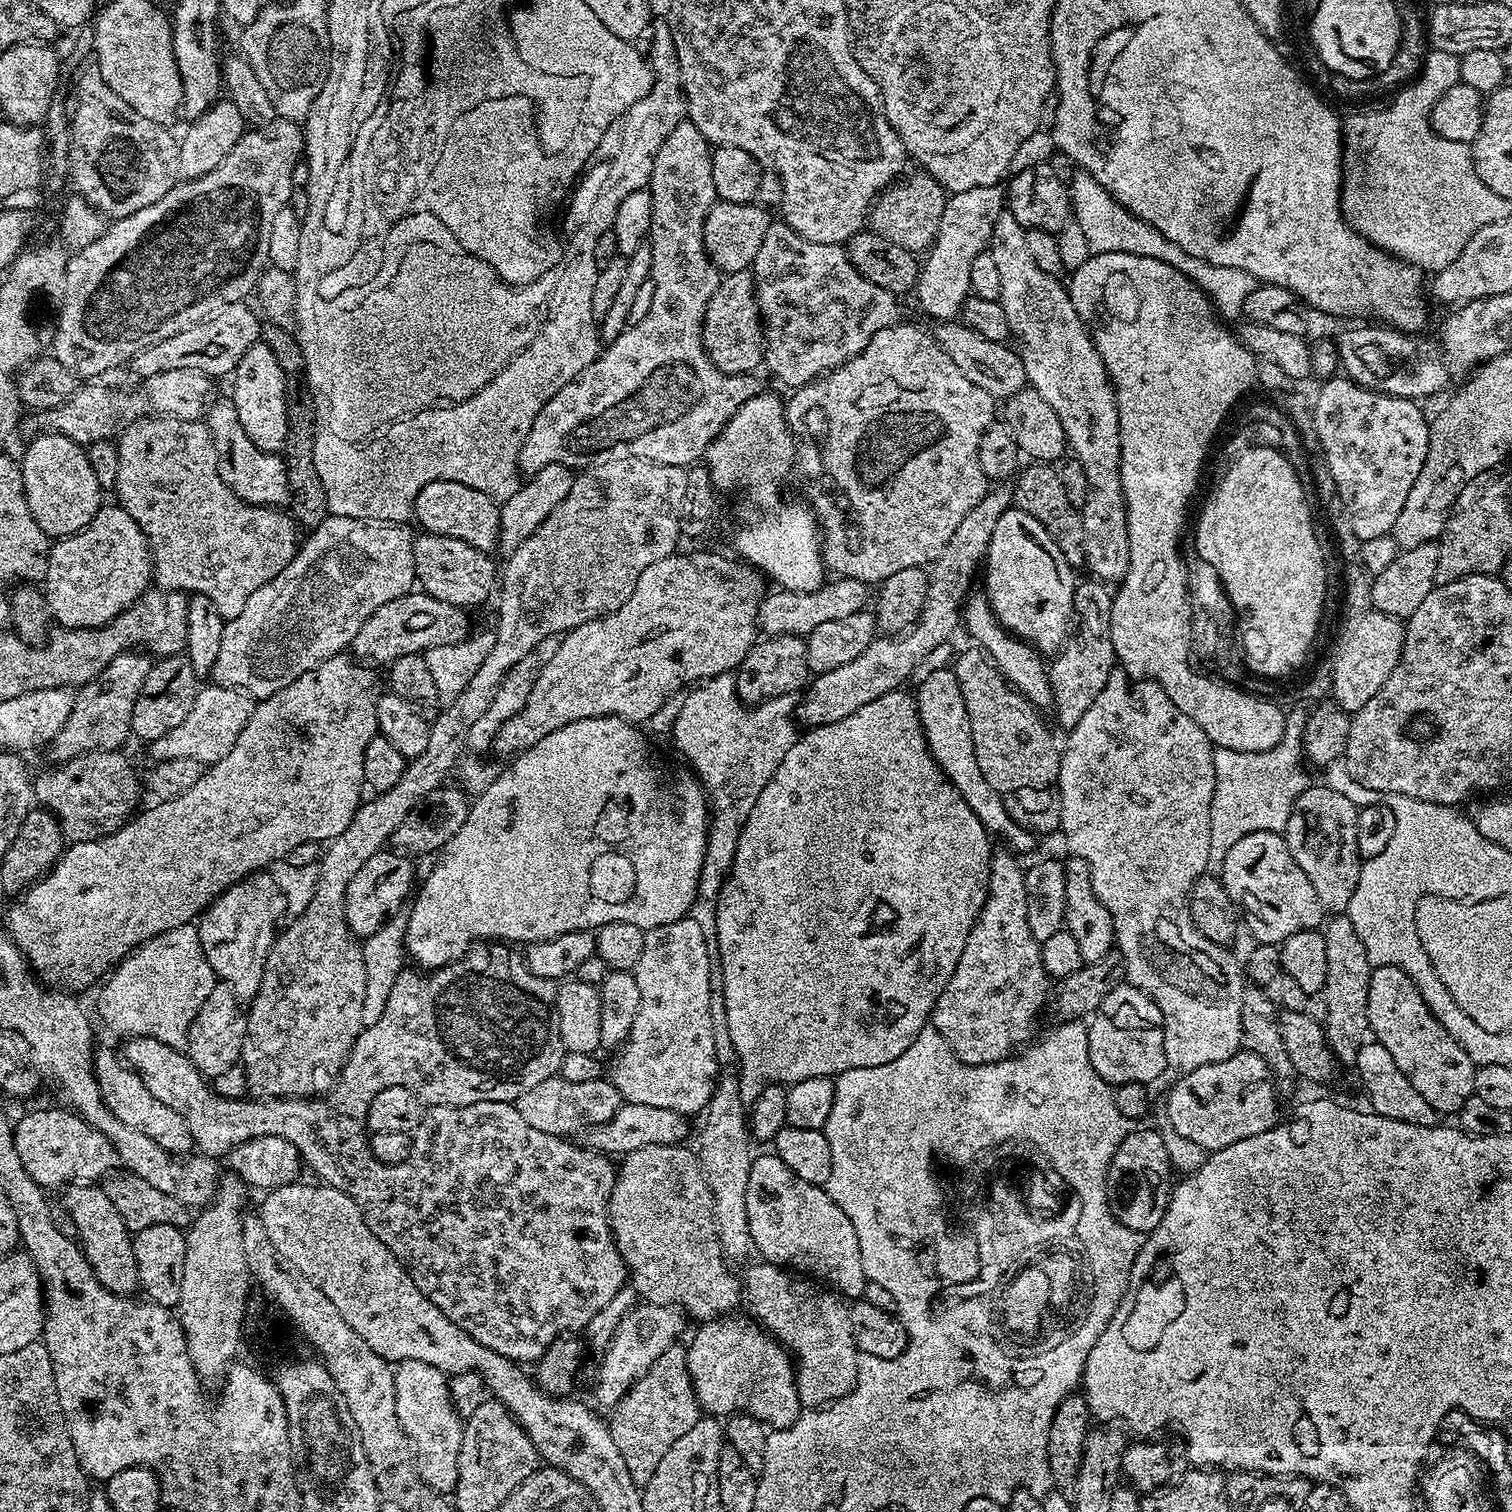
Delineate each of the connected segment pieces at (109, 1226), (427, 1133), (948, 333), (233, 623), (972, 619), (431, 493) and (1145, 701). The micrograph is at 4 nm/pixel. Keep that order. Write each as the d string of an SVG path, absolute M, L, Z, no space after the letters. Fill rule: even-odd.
M92 1182L69 1184L63 1189L62 1195L64 1209L68 1211L70 1218L74 1218L75 1239L84 1251L84 1257L90 1264L90 1270L96 1275L96 1281L114 1294L132 1296L140 1288L138 1262L134 1258L132 1245L133 1233L122 1222L114 1202L110 1202L103 1187Z
M480 942L469 948L467 953L454 963L447 964L445 968L429 971L427 974L415 967L405 966L398 974L398 979L394 981L393 988L390 989L390 999L386 1001L386 1010L382 1018L378 1018L374 1026L364 1027L358 1034L348 1055L348 1061L340 1071L340 1078L327 1097L329 1100L325 1108L323 1104L325 1101L320 1098L227 1100L226 1097L219 1096L218 1093L208 1089L209 1081L201 1076L200 1071L183 1051L167 1048L165 1044L160 1044L148 1036L131 1037L125 1043L128 1045L125 1046L124 1052L122 1051L122 1056L128 1067L136 1071L138 1078L142 1078L146 1090L150 1090L154 1098L158 1098L158 1102L170 1106L174 1114L182 1114L182 1122L190 1126L194 1148L199 1155L224 1158L242 1142L256 1140L260 1136L281 1136L294 1142L303 1163L307 1167L308 1164L312 1167L313 1174L317 1176L315 1179L319 1183L328 1185L329 1188L342 1190L342 1194L350 1197L354 1206L362 1210L362 1218L366 1226L370 1226L374 1238L378 1238L392 1251L394 1258L398 1258L400 1265L407 1270L408 1277L414 1282L414 1286L418 1286L418 1290L422 1290L426 1299L434 1302L434 1306L438 1306L438 1310L442 1310L442 1314L446 1314L446 1318L450 1318L454 1326L466 1330L466 1334L470 1334L474 1342L482 1342L482 1346L502 1354L507 1360L535 1362L540 1360L549 1346L561 1339L565 1333L575 1333L572 1332L575 1328L583 1329L592 1321L594 1314L598 1314L598 1310L602 1310L602 1306L606 1306L606 1302L610 1302L610 1298L614 1298L614 1294L618 1294L618 1290L625 1287L626 1269L620 1251L616 1249L612 1228L608 1224L608 1203L610 1194L614 1190L617 1165L607 1155L589 1150L584 1146L575 1148L565 1137L545 1134L542 1130L528 1125L526 1118L522 1117L515 1103L512 1103L538 1082L546 1082L546 1078L557 1075L564 1061L566 1049L560 1037L560 1027L556 1017L557 981L547 980L534 974L528 969L525 957L515 956L511 951L515 952L504 942ZM390 1086L406 1086L406 1090L410 1090L415 1096L421 1098L436 1096L440 1104L468 1104L454 1109L429 1107L411 1135L410 1158L398 1166L386 1166L378 1162L368 1145L370 1102L374 1102L374 1098L381 1090L390 1090ZM538 1174L544 1178L548 1176L548 1180L530 1180L530 1176L538 1176Z
M955 319L937 323L935 327L934 335L941 350L952 359L954 366L958 366L958 370L962 370L962 374L966 374L966 378L970 378L970 382L974 382L974 386L982 386L982 390L986 390L993 400L1009 400L1028 384L1028 375L1015 347L1007 343L990 342L990 338L982 338L982 334L970 330Z
M330 514L318 527L311 529L305 540L303 537L296 549L296 557L289 562L286 570L282 570L278 578L266 582L266 586L254 590L254 594L246 598L242 614L225 623L218 662L214 662L212 667L211 683L233 688L259 702L290 686L323 660L341 655L378 606L386 606L386 602L402 598L413 591L417 583L412 545L414 532L404 527L408 526L400 522L373 522Z
M969 595L962 609L963 627L965 629L968 627L969 634L977 640L973 641L983 649L988 659L996 665L997 672L1008 681L1011 687L1024 696L1033 708L1037 710L1051 709L1052 687L1048 681L1048 668L1046 667L1045 657L1037 652L1031 644L1025 644L1017 636L1005 632L1003 626L996 621L996 616L992 613L992 607L987 595L976 595Z
M430 482L422 486L418 498L412 504L414 520L421 524L425 533L433 532L446 538L458 538L466 546L489 554L497 551L500 542L500 504L490 499L474 486L462 486L462 482Z
M1114 670L1106 678L1106 686L1102 686L1102 694L1094 698L1090 710L1082 714L1078 726L1074 726L1068 733L1068 741L1063 741L1060 753L1060 769L1058 770L1057 786L1060 788L1060 826L1064 832L1064 844L1071 855L1082 858L1090 870L1090 882L1094 886L1094 894L1098 894L1098 902L1110 910L1110 918L1114 922L1116 935L1115 947L1124 959L1124 980L1143 990L1149 998L1162 1010L1164 1019L1164 1045L1168 1068L1183 1074L1190 1070L1198 1070L1198 1066L1210 1066L1214 1062L1226 1062L1236 1052L1241 1051L1244 1039L1242 1038L1242 998L1246 987L1245 969L1231 947L1210 942L1196 927L1188 913L1187 895L1192 889L1192 883L1208 872L1210 858L1210 806L1214 798L1214 762L1212 753L1214 745L1210 738L1194 722L1194 718L1186 718L1174 702L1152 680L1138 680L1133 683L1123 670Z

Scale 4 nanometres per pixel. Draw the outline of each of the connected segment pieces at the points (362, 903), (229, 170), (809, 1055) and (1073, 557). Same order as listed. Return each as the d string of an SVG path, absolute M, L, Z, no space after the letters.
M381 850L378 854L374 854L374 858L370 858L370 862L366 862L366 866L362 866L362 870L358 870L358 874L354 874L354 878L350 878L350 886L346 886L344 895L344 909L346 910L348 929L352 931L353 936L357 938L372 936L384 923L405 907L404 899L408 895L411 897L414 892L411 863L413 864L413 861L399 851Z
M277 118L273 121L269 130L248 130L244 137L222 158L210 174L202 174L196 180L184 180L177 182L162 199L138 210L129 216L123 216L120 220L112 220L107 225L103 235L86 247L73 251L68 258L66 266L66 290L64 297L58 301L60 317L56 320L56 333L50 340L51 355L56 357L66 370L76 373L80 378L100 378L103 372L116 368L119 364L127 365L142 350L162 342L166 338L174 338L174 334L182 334L182 330L190 330L190 326L198 326L204 320L209 320L216 312L220 312L226 306L247 301L255 293L261 272L268 264L268 251L270 250L270 225L278 210L289 207L288 199L291 190L291 175L297 163L304 155L304 134L298 130L297 121L283 121Z
M897 690L890 694L882 694L882 698L874 698L874 702L866 702L850 718L842 718L842 722L830 722L826 726L809 728L803 734L797 735L794 746L786 750L786 758L778 762L778 770L762 786L762 794L758 794L758 802L754 802L754 810L750 810L750 818L746 818L746 826L742 826L742 838L738 838L738 850L734 854L732 869L728 871L728 879L724 881L718 906L716 907L716 917L718 918L718 954L722 962L722 974L719 983L724 984L724 1020L728 1023L728 1040L732 1043L732 1048L736 1051L738 1060L738 1070L736 1077L738 1080L739 1093L746 1108L750 1108L758 1096L762 1094L768 1084L784 1084L787 1076L799 1078L801 1076L840 1076L846 1070L854 1070L862 1066L886 1066L886 1062L894 1062L898 1054L910 1047L910 1042L918 1038L918 1034L931 1021L932 1011L950 978L954 974L954 966L958 966L958 958L962 958L962 946L966 946L966 938L974 926L974 922L980 916L980 908L984 905L984 899L988 893L988 864L992 861L994 848L991 848L988 831L978 822L978 814L966 806L966 802L958 794L956 787L949 782L946 774L934 762L934 758L928 752L928 743L924 737L923 730L920 729L920 719L916 713L916 701L911 695L907 696L907 691Z
M1032 462L1027 466L1029 468L1025 467L1014 480L1012 499L1015 507L1026 510L1026 514L1034 514L1034 518L1038 518L1038 522L1042 522L1042 526L1046 526L1046 534L1050 534L1050 538L1054 538L1054 542L1058 546L1058 550L1062 550L1066 562L1070 562L1073 569L1083 569L1085 567L1084 531L1082 530L1080 509L1071 505L1069 499L1066 498L1062 478L1055 467L1044 462Z

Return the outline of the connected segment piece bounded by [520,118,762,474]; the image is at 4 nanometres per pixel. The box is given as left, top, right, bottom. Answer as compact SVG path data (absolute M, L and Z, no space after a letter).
M687 118L680 120L678 126L674 126L674 130L670 130L666 142L662 142L658 154L654 157L654 166L648 179L647 189L652 194L652 213L650 214L650 230L648 231L646 243L650 246L650 258L652 259L650 279L654 282L654 302L650 302L650 314L646 314L646 318L642 318L642 322L638 322L638 326L625 328L623 334L613 344L607 345L601 351L593 364L586 366L586 370L578 373L576 379L566 382L566 386L562 386L562 390L558 390L558 394L554 394L554 398L550 398L550 402L546 402L546 406L542 406L542 410L538 410L538 418L534 418L534 426L530 426L530 434L522 446L522 454L520 455L521 473L533 474L542 470L544 466L550 466L551 464L561 464L573 470L583 470L601 454L611 453L608 452L611 448L620 448L623 444L628 447L625 449L636 454L642 453L644 459L653 460L659 464L669 464L679 468L695 465L699 461L696 459L699 456L701 459L707 453L708 447L715 442L721 430L728 425L730 418L734 418L736 411L761 391L762 385L755 380L757 378L755 375L729 376L713 366L712 361L708 358L708 353L704 350L706 306L722 279L721 273L712 265L712 261L704 253L704 219L706 214L710 214L710 210L715 206L718 199L714 190L714 176L710 174L711 165L712 148L708 143L708 139L700 133L698 126L694 126L691 120Z

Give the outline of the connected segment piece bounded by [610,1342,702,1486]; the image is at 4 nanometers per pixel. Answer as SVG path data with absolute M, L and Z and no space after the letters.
M677 1342L670 1346L670 1350L666 1350L666 1354L658 1354L648 1373L636 1379L630 1391L615 1404L613 1412L616 1413L613 1414L612 1420L610 1419L610 1427L614 1446L618 1446L618 1451L626 1462L626 1470L630 1470L630 1478L634 1478L636 1484L643 1486L650 1482L650 1478L654 1478L658 1462L662 1462L662 1457L672 1449L674 1442L678 1442L682 1434L688 1433L702 1415L701 1406L696 1401L696 1389L692 1386L692 1375L688 1373L687 1347Z

